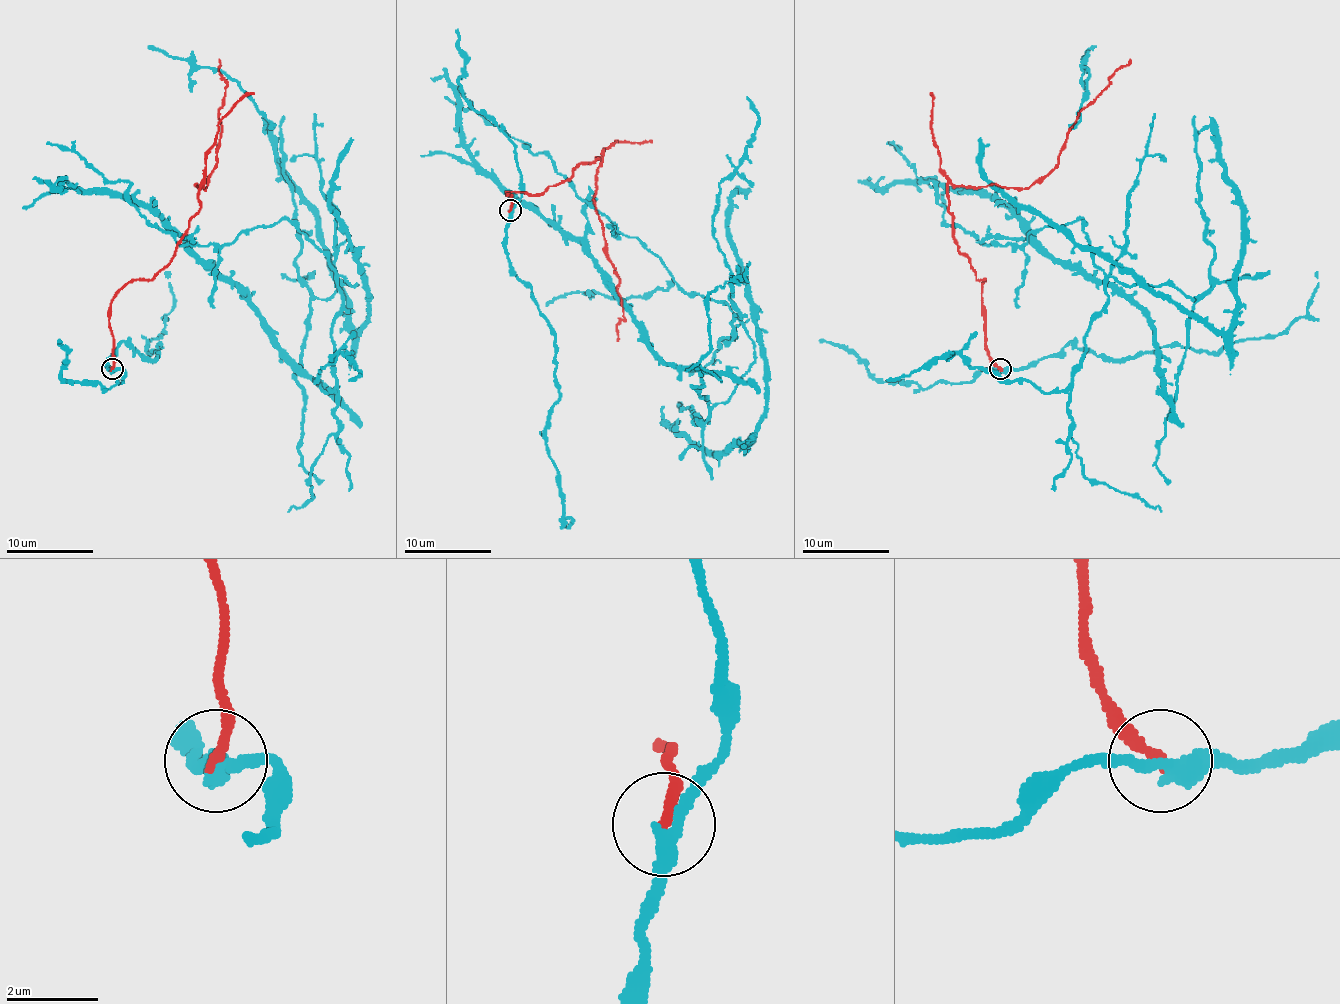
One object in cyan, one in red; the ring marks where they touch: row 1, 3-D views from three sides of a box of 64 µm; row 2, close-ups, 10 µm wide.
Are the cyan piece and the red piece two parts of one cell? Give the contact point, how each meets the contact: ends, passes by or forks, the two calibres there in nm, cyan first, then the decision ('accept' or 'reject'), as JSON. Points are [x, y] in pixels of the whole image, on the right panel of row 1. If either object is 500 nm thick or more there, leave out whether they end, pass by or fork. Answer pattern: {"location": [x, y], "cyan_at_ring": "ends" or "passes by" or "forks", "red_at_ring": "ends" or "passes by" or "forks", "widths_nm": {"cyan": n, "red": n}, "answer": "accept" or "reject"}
{"location": [1000, 369], "cyan_at_ring": "passes by", "red_at_ring": "ends", "widths_nm": {"cyan": 360, "red": 240}, "answer": "reject"}

